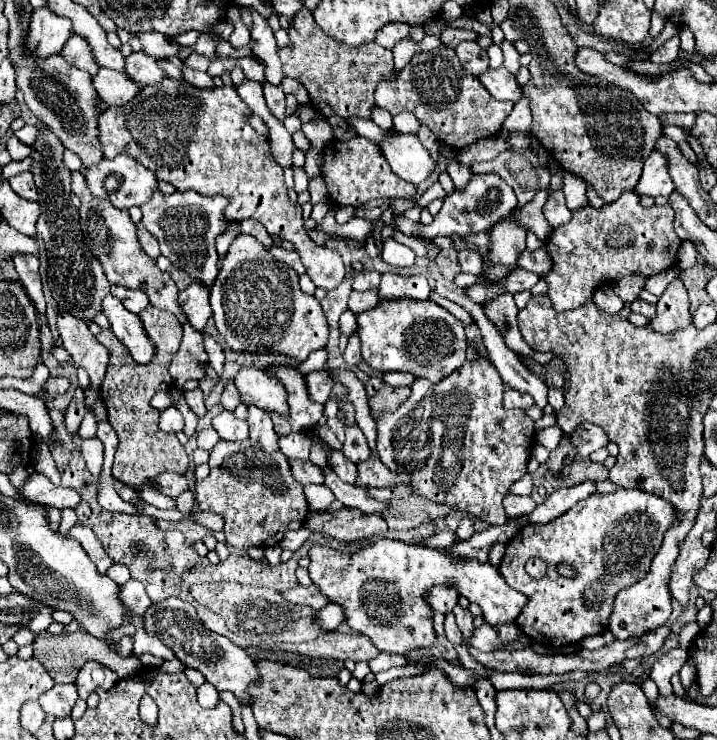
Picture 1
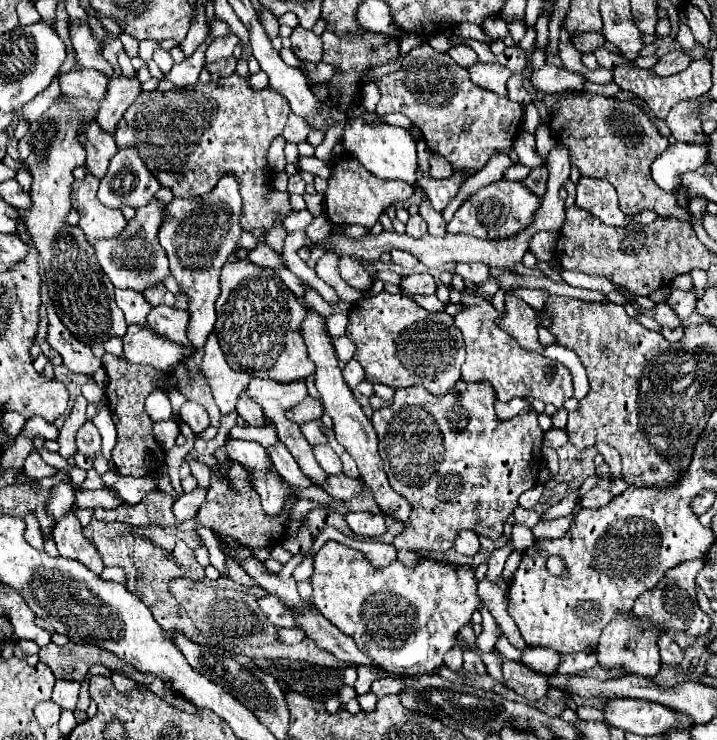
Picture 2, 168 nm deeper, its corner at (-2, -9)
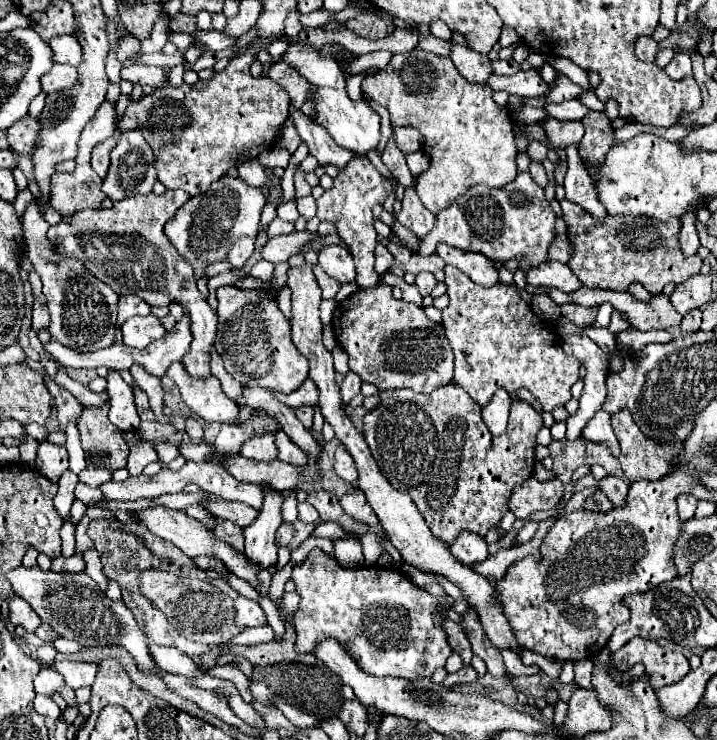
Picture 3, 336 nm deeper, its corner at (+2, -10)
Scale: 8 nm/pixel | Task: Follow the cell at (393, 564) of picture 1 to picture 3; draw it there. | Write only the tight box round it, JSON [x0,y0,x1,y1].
[291,549,453,681]

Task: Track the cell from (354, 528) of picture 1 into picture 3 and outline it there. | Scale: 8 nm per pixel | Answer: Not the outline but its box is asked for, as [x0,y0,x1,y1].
[341,489,379,529]

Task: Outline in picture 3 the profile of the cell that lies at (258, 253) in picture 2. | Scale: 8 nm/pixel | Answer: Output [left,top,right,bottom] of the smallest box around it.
[227,237,255,267]

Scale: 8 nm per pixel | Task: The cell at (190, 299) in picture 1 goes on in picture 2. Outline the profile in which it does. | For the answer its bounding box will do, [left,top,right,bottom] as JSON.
[147,306,195,352]

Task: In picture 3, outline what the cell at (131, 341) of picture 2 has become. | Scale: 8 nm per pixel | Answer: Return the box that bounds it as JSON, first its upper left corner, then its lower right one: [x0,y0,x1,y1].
[167,363,239,423]

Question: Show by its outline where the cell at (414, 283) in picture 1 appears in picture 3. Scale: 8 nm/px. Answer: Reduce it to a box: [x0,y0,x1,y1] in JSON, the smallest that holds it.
[415,273,437,297]

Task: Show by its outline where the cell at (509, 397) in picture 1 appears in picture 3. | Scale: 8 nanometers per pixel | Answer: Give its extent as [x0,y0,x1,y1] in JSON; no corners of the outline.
[481,389,511,435]

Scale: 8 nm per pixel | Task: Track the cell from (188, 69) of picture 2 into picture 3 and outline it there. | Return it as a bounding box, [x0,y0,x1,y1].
[121,65,167,89]

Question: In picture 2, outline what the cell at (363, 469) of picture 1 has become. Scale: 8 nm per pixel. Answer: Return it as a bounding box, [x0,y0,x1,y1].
[323,474,363,500]

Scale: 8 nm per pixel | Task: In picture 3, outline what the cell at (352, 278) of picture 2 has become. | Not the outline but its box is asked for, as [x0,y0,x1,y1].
[317,245,355,283]

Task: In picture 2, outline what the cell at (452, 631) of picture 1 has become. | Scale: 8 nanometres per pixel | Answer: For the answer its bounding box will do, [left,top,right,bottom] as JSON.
[445,648,463,670]

